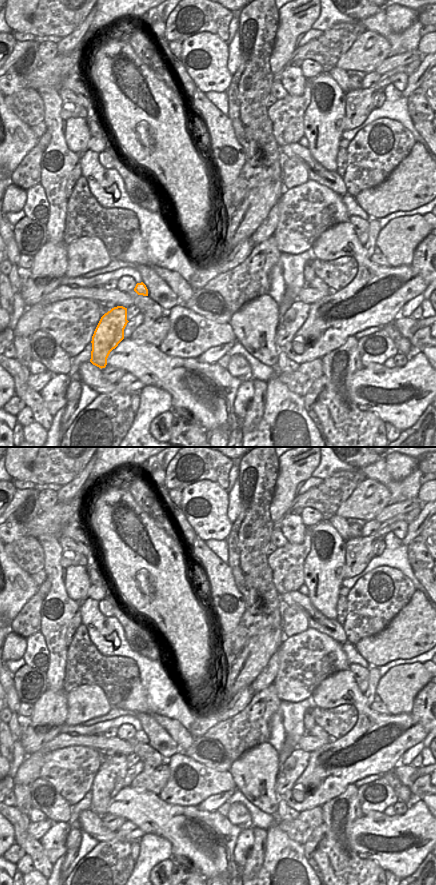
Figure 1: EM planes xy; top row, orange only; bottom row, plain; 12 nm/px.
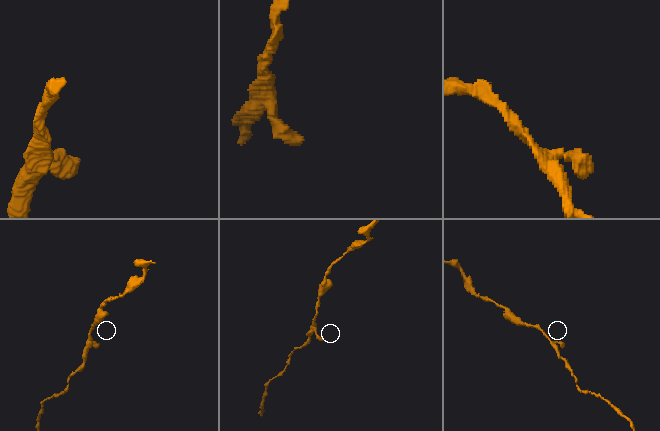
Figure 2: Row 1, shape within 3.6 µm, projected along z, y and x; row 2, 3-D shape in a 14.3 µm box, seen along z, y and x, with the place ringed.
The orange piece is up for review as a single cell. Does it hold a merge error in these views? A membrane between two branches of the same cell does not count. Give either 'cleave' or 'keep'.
keep

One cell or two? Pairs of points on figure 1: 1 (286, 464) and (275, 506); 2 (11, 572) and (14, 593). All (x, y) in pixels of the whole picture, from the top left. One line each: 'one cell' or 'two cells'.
1: one cell
2: one cell

